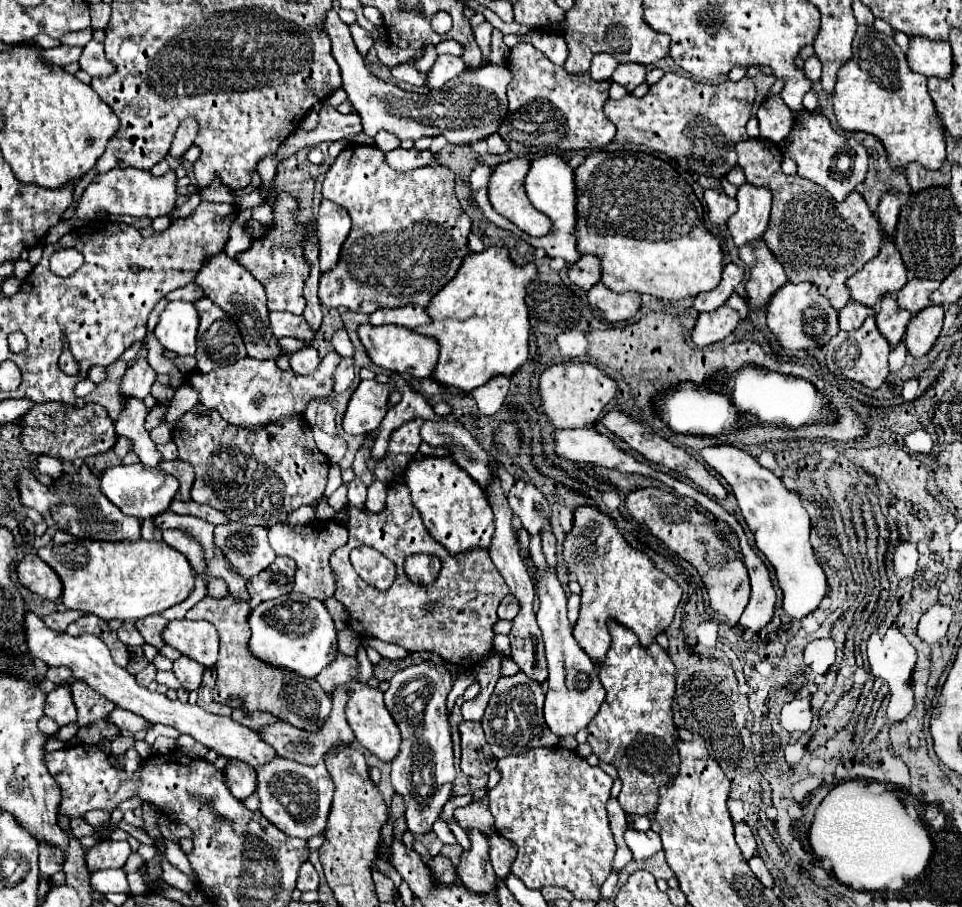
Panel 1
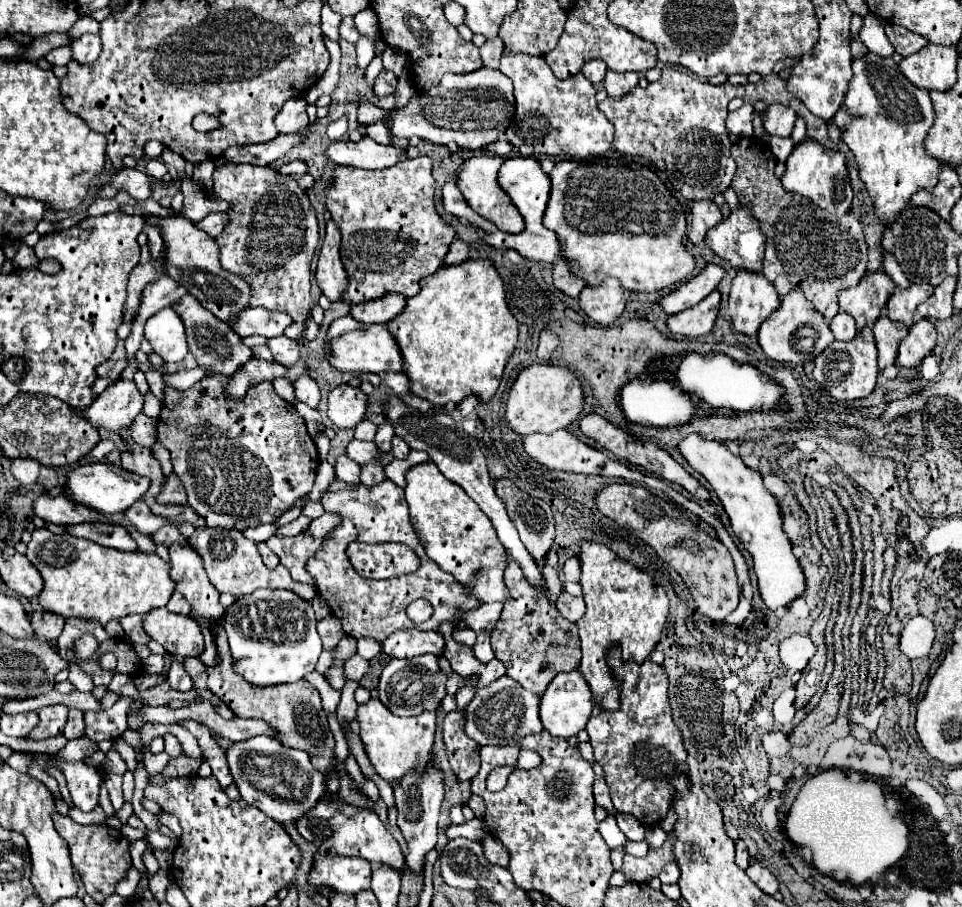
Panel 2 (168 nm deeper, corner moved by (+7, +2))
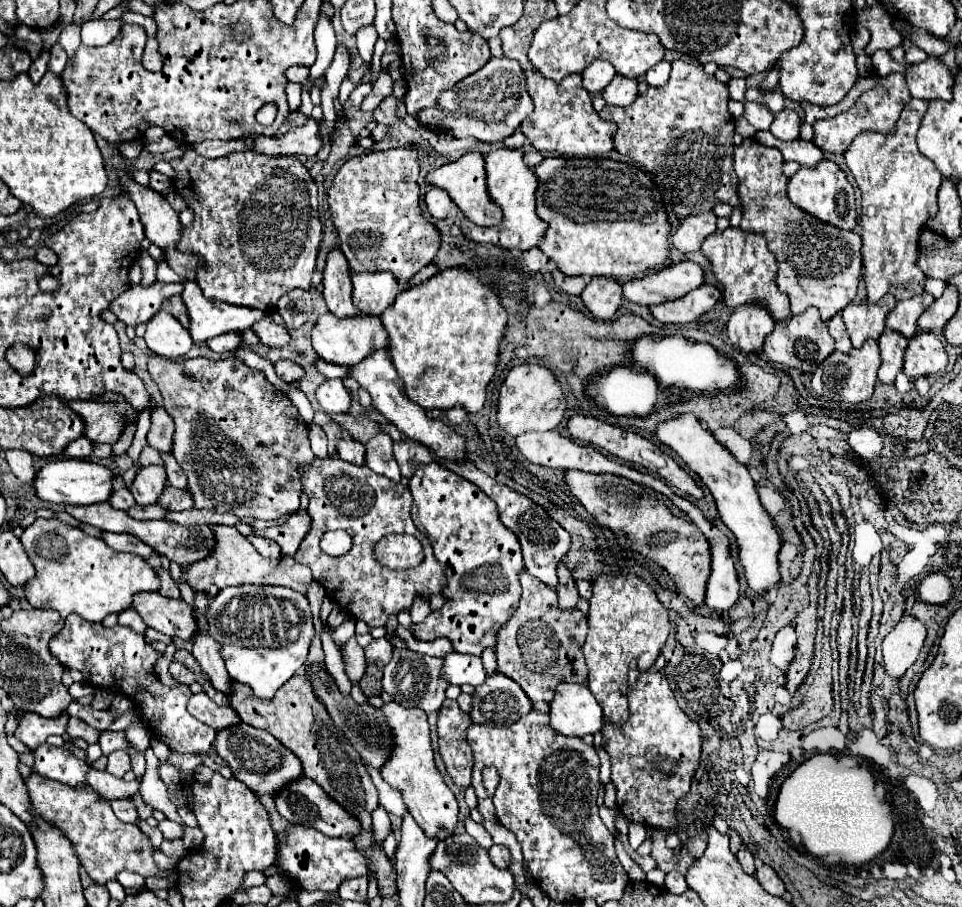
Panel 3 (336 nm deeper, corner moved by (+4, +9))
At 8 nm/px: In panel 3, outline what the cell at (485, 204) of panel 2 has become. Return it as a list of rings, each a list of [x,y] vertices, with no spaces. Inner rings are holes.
[[[470,151],[462,155],[458,161],[442,165],[426,175],[426,183],[432,187],[438,187],[450,195],[450,199],[458,205],[458,209],[464,213],[464,217],[476,225],[490,227],[496,225],[502,219],[502,213],[498,213],[498,207],[490,201],[486,195],[486,173],[484,173],[484,157],[482,153]]]

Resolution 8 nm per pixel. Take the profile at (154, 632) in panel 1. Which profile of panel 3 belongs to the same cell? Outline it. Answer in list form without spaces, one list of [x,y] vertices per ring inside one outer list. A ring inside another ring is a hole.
[[[132,607],[130,609],[124,609],[122,613],[118,613],[118,625],[130,627],[136,633],[144,633],[146,631],[146,623],[140,619],[140,615]]]

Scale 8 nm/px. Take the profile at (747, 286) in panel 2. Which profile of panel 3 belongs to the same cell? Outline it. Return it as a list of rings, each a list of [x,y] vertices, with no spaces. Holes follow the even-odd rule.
[[[758,305],[738,307],[728,321],[730,343],[744,353],[762,353],[764,337],[774,331],[774,321]]]

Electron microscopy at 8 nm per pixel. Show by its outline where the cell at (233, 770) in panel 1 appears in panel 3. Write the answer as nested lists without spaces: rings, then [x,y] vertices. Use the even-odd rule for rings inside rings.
[[[66,617],[64,629],[50,639],[50,653],[68,669],[78,669],[84,675],[84,681],[94,687],[108,689],[114,693],[124,693],[136,705],[136,713],[148,725],[152,739],[162,741],[176,753],[194,753],[210,755],[218,765],[226,765],[216,753],[210,741],[214,741],[214,729],[202,725],[198,719],[190,717],[186,711],[186,701],[190,699],[190,687],[166,687],[156,675],[156,661],[162,657],[150,643],[144,641],[144,635],[134,633],[122,625],[112,629],[102,627],[100,623],[82,621],[80,617]]]

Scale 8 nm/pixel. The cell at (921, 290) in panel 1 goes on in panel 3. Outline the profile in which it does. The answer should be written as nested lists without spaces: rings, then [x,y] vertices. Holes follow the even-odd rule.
[[[922,293],[918,297],[912,297],[910,301],[900,301],[896,303],[896,309],[890,311],[890,317],[886,317],[886,329],[892,329],[900,335],[904,335],[906,339],[912,339],[918,333],[918,317],[922,315],[922,311],[926,311],[932,303],[932,295],[930,293]]]

